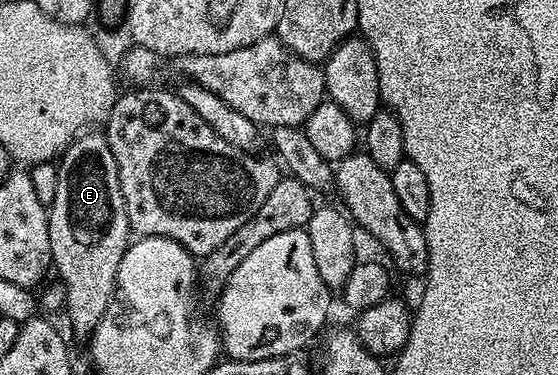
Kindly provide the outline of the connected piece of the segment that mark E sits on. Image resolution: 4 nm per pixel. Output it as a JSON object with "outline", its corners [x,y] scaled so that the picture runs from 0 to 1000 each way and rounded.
{"outline":[[[147,352],[133,368],[102,432],[106,501],[99,501],[99,533],[84,555],[88,573],[88,637],[91,640],[91,709],[113,755],[120,792],[113,819],[124,835],[124,869],[131,891],[147,907],[165,901],[170,875],[197,835],[203,784],[211,781],[210,728],[226,667],[235,653],[235,616],[228,587],[228,544],[220,544],[220,501],[213,501],[213,448],[186,355]]]}

